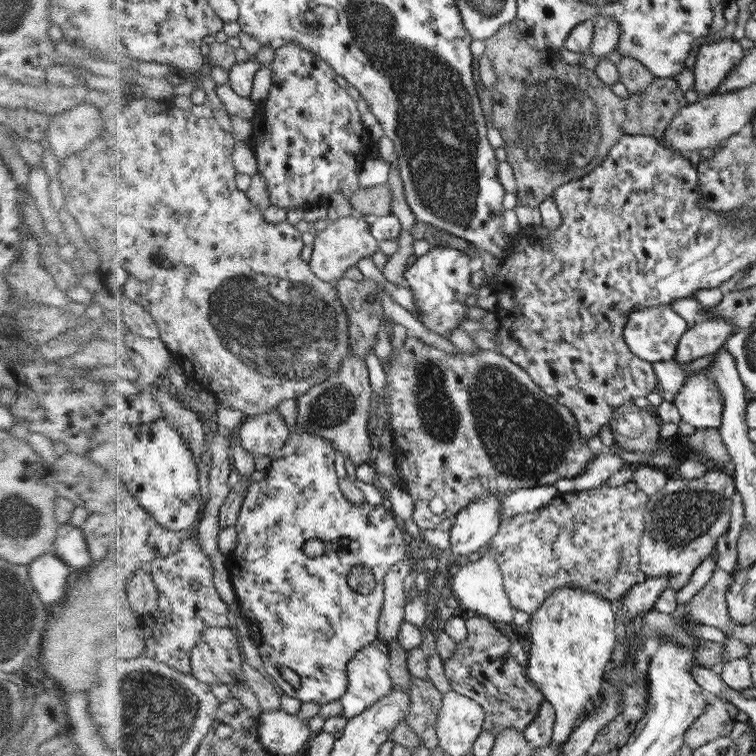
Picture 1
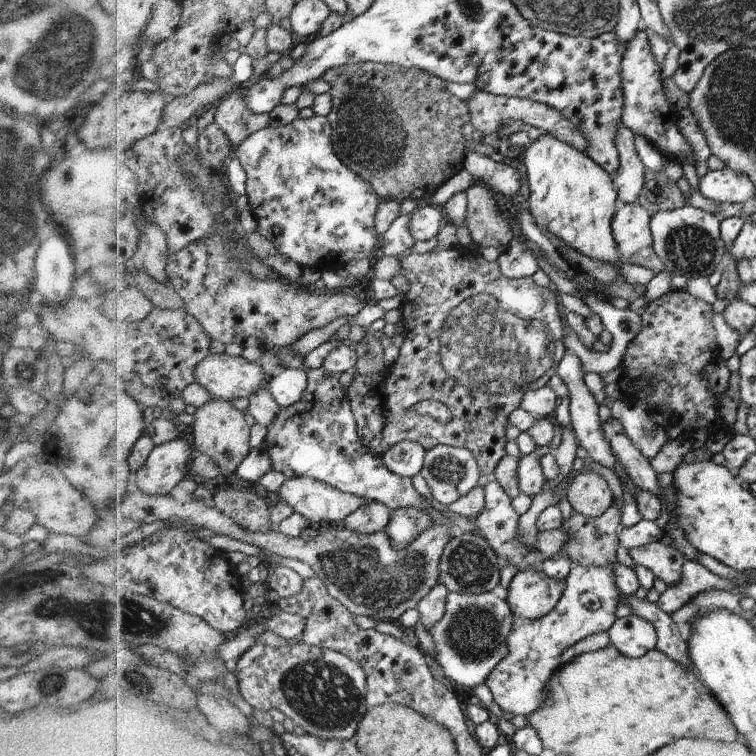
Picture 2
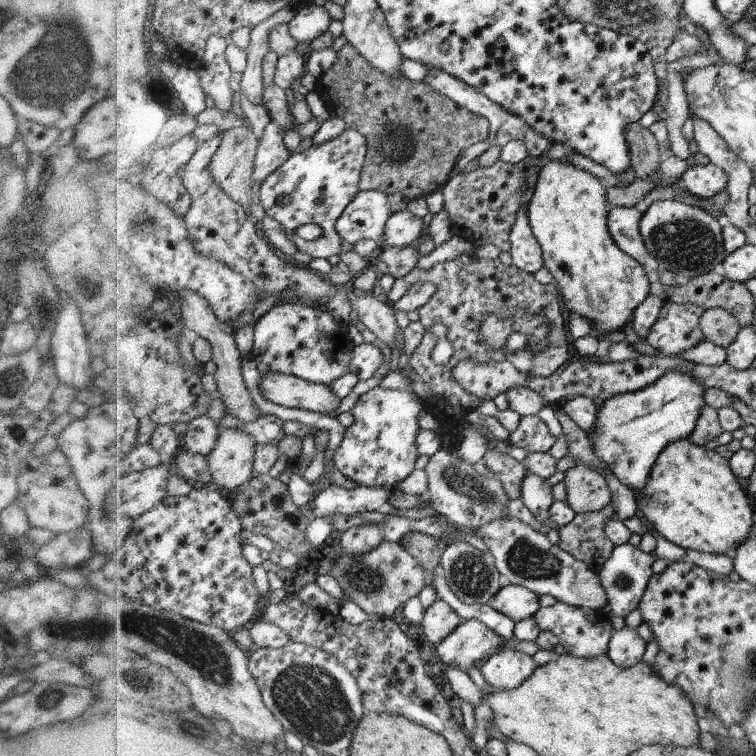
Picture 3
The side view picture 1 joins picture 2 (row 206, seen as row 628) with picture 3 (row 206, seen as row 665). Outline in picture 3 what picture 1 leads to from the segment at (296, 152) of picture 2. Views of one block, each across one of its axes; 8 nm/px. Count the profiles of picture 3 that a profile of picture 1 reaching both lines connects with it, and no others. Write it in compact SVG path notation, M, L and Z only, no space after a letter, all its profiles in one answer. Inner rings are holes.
M349 129L339 138L330 140L321 146L312 146L309 150L292 150L291 158L276 170L266 181L261 184L258 201L262 203L267 215L278 220L286 230L287 236L292 240L298 251L312 255L313 258L328 259L330 256L340 255L347 250L346 241L338 230L339 221L347 212L348 206L356 201L360 195L360 172L364 163L364 138L358 130ZM282 198L290 198L291 202L282 202ZM305 224L317 224L324 231L324 235L316 240L308 242L296 234L296 229Z

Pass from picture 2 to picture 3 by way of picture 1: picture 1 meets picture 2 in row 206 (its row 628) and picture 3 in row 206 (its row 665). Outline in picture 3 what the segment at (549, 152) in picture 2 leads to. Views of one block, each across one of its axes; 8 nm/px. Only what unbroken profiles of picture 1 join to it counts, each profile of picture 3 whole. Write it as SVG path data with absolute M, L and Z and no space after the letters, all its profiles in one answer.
M565 159L548 162L540 170L532 200L529 201L527 216L529 224L543 251L544 267L552 274L554 284L560 288L566 312L573 311L589 319L602 339L608 333L620 331L630 321L634 308L637 308L651 292L647 272L612 239L608 224L608 202L606 188L590 172L578 170Z

